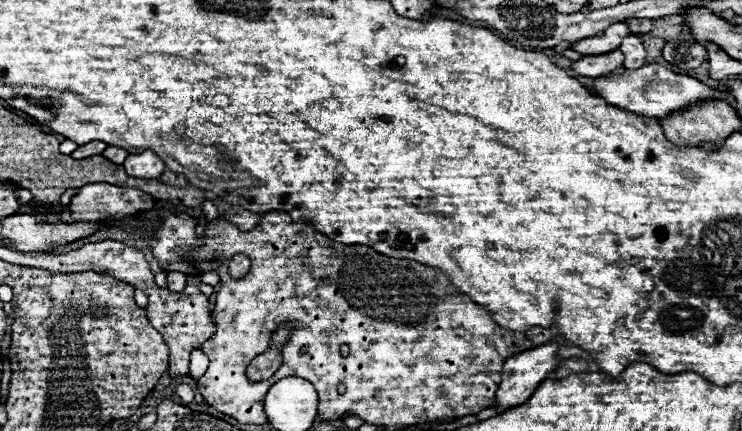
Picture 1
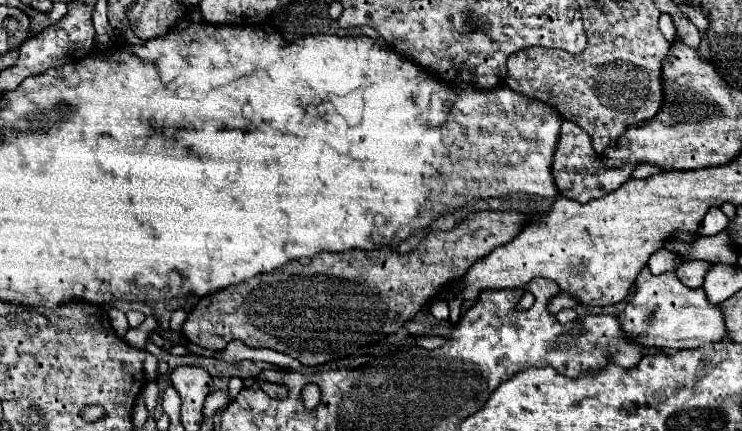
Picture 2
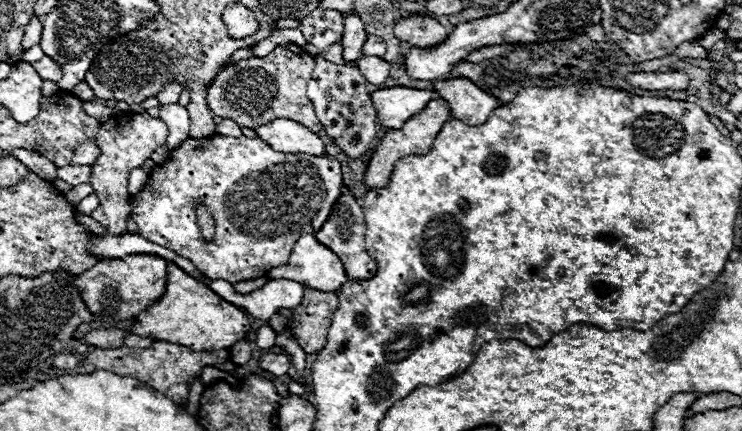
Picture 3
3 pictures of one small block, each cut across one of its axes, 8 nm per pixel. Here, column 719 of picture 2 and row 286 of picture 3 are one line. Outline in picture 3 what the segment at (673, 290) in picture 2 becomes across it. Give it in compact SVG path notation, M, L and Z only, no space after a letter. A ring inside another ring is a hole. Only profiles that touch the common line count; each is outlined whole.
M314 234L300 236L300 240L294 244L288 264L272 268L272 272L268 272L268 278L296 280L308 288L324 292L338 292L342 284L350 280L340 258L324 244L320 244Z

